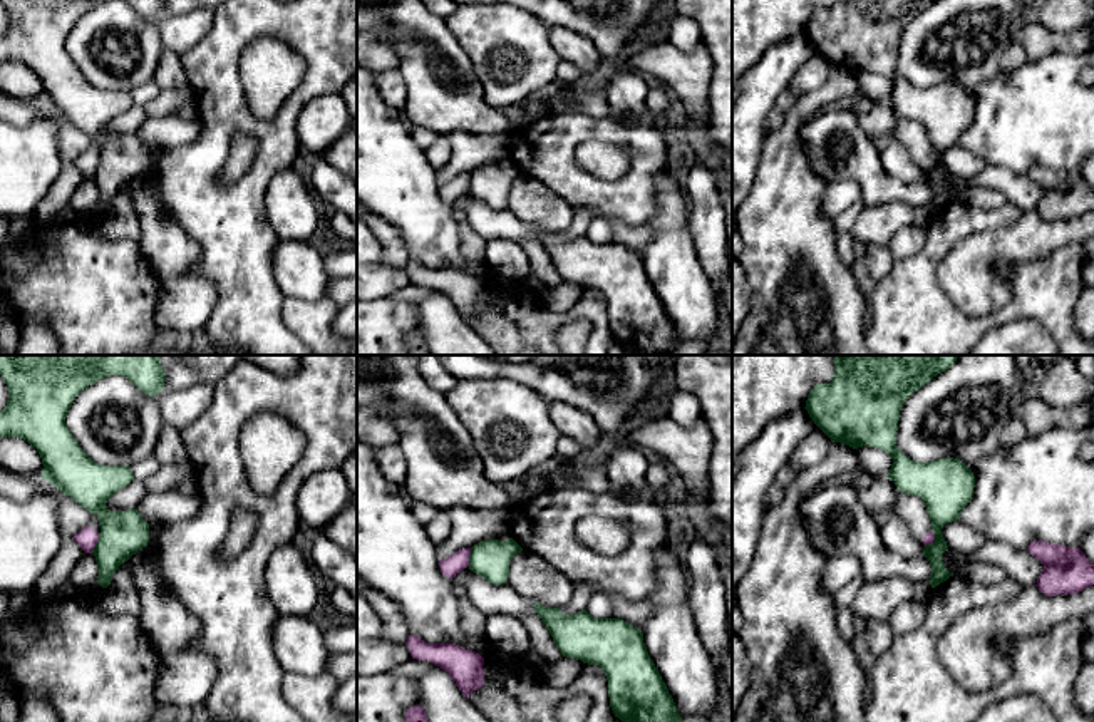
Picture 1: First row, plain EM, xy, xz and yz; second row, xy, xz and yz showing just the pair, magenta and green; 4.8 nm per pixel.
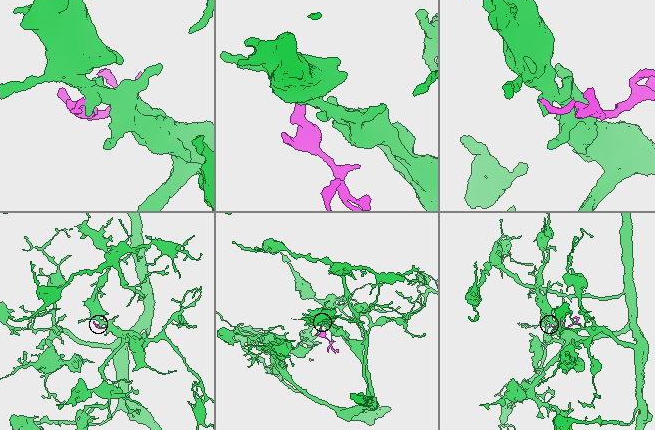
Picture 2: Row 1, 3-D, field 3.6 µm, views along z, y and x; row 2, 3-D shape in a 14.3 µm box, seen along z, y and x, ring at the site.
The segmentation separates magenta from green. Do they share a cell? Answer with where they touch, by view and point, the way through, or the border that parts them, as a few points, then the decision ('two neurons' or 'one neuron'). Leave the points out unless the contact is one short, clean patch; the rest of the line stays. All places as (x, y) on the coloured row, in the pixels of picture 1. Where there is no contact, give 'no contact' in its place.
meets magenta in xy at (96, 543); border along xy (99, 535), (91, 551); two neurons

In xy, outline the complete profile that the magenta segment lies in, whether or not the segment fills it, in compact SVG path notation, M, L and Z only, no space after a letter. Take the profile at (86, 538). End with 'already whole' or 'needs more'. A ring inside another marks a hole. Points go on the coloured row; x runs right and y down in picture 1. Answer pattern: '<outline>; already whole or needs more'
M90 514L89 524L82 531L79 531L72 539L85 553L92 553L92 549L95 548L95 544L99 541L99 533L101 533L99 516L97 514Z; needs more

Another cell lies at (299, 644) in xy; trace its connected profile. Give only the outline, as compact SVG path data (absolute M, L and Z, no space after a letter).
M280 615L273 627L273 650L285 673L318 677L327 672L330 650L323 628L312 616Z

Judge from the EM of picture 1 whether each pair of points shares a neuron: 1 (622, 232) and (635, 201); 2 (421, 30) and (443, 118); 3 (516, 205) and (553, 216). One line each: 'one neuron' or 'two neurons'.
1: two neurons
2: one neuron
3: one neuron

